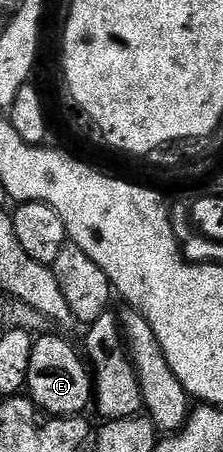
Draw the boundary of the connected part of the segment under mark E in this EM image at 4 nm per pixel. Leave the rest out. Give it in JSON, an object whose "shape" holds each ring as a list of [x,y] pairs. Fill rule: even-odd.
{"shape":[[[45,334],[38,337],[31,348],[31,369],[27,372],[27,394],[33,399],[33,403],[44,410],[46,414],[51,414],[59,418],[71,418],[84,415],[85,409],[90,409],[91,399],[94,397],[93,380],[91,371],[83,361],[82,355],[65,338],[60,338],[57,334]]]}

